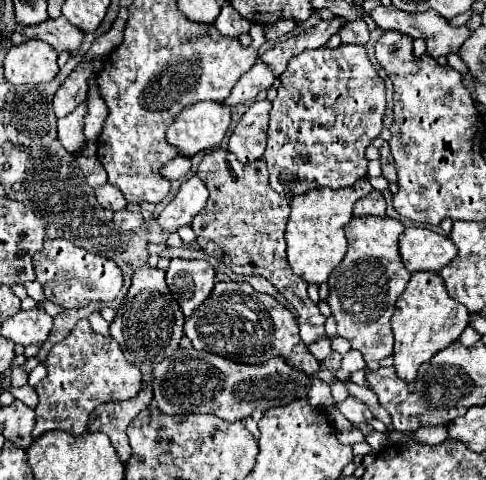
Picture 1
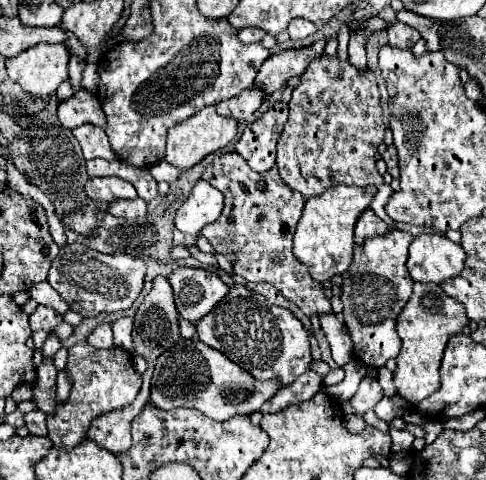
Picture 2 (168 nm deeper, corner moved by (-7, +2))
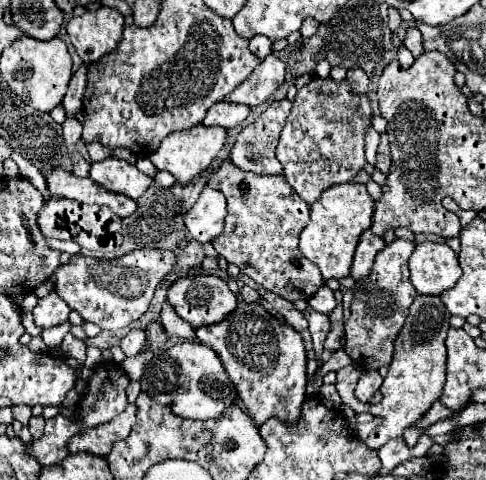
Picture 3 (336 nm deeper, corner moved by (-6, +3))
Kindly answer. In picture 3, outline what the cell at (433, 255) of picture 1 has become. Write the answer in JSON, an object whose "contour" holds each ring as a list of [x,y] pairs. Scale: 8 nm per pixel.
{"contour":[[[421,242],[409,260],[411,284],[419,294],[439,296],[461,276],[459,256],[443,242]]]}

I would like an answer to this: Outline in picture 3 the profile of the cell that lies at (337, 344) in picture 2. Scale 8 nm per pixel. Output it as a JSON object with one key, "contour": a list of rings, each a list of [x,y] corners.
{"contour":[[[323,286],[315,292],[315,296],[309,300],[309,306],[315,310],[315,312],[321,312],[321,314],[331,314],[337,306],[337,300],[333,296],[333,290]]]}

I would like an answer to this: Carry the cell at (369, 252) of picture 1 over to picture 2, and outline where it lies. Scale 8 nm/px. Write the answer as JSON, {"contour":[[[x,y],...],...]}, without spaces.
{"contour":[[[388,231],[384,237],[372,237],[362,247],[354,247],[354,261],[342,275],[344,323],[354,343],[354,357],[366,367],[380,369],[388,359],[394,359],[400,349],[396,319],[412,295],[414,281],[408,277],[406,257],[412,235],[406,231]]]}

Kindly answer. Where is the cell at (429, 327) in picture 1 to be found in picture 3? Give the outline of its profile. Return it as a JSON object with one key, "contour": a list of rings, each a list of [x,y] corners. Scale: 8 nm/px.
{"contour":[[[423,294],[415,296],[409,308],[405,326],[395,338],[395,354],[381,386],[383,400],[379,404],[370,406],[360,402],[354,396],[354,390],[361,375],[361,369],[358,366],[350,364],[336,372],[335,386],[344,404],[350,406],[356,413],[371,412],[371,414],[383,416],[385,420],[377,428],[377,432],[365,440],[369,448],[379,450],[387,440],[401,436],[403,430],[407,426],[413,426],[415,420],[419,420],[431,408],[431,404],[441,396],[441,390],[445,384],[445,360],[447,360],[445,336],[449,330],[449,318],[451,314],[447,312],[439,296],[423,296]]]}

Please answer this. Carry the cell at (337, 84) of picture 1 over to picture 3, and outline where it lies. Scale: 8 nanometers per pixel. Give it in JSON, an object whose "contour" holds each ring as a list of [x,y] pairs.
{"contour":[[[315,76],[309,84],[305,84],[295,100],[291,114],[287,118],[287,124],[281,132],[279,144],[277,144],[277,160],[283,166],[283,174],[289,182],[289,186],[307,202],[313,204],[323,190],[327,190],[333,184],[351,182],[359,170],[365,168],[365,132],[371,126],[373,110],[371,102],[365,94],[355,94],[351,84],[347,80],[337,82],[333,78],[319,78]]]}

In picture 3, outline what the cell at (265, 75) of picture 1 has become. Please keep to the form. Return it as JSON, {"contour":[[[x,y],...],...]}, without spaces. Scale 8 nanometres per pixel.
{"contour":[[[219,102],[213,104],[207,110],[207,116],[203,120],[203,124],[207,126],[223,126],[223,128],[233,128],[237,124],[241,124],[247,116],[249,116],[251,108],[247,104],[231,104],[231,102]]]}

